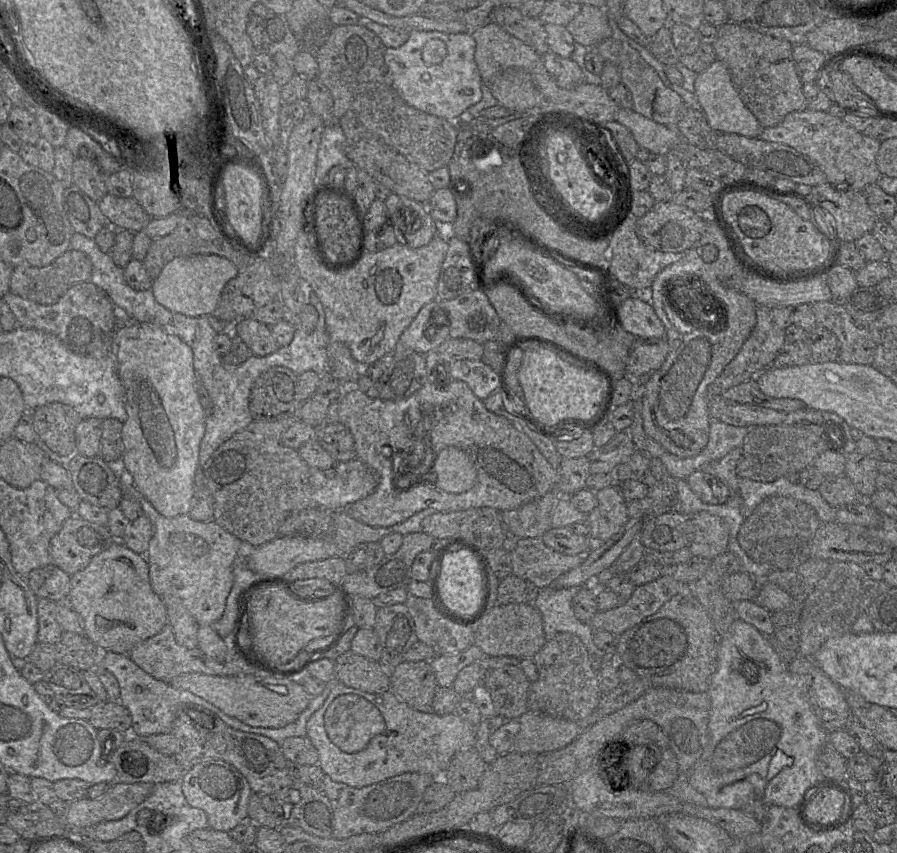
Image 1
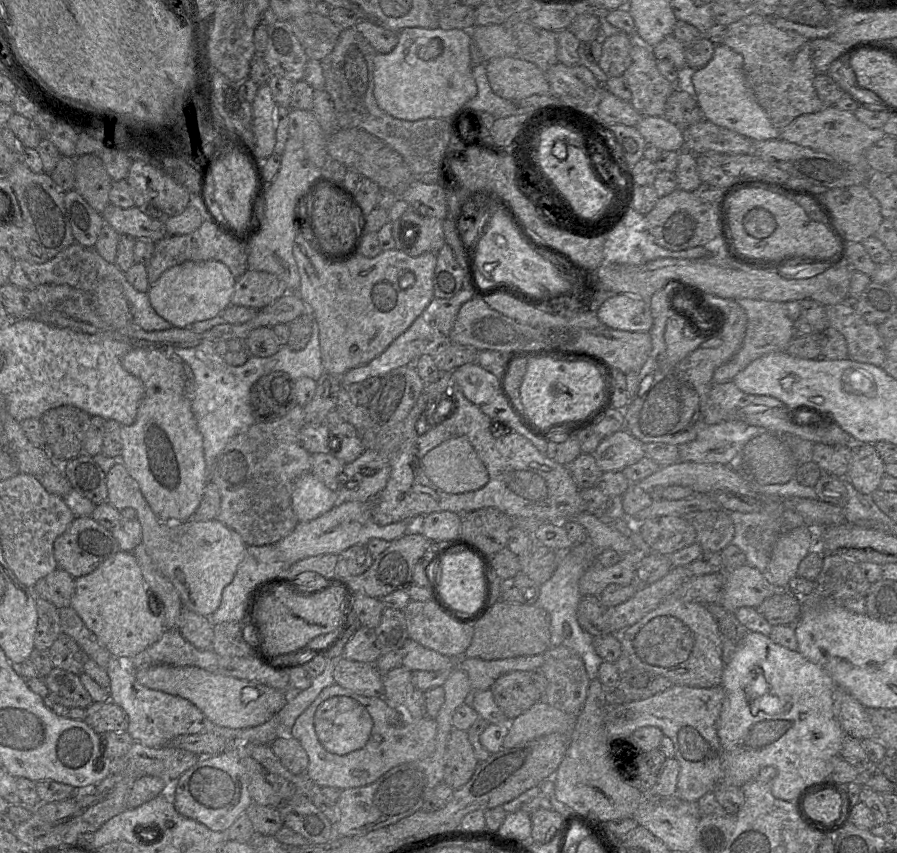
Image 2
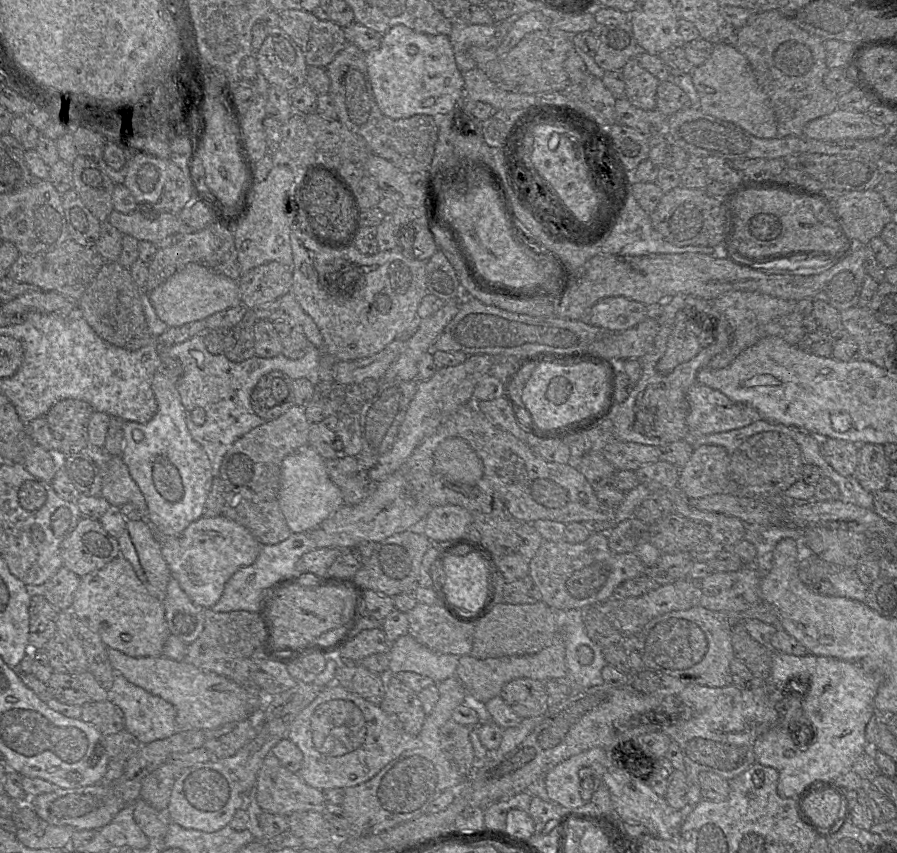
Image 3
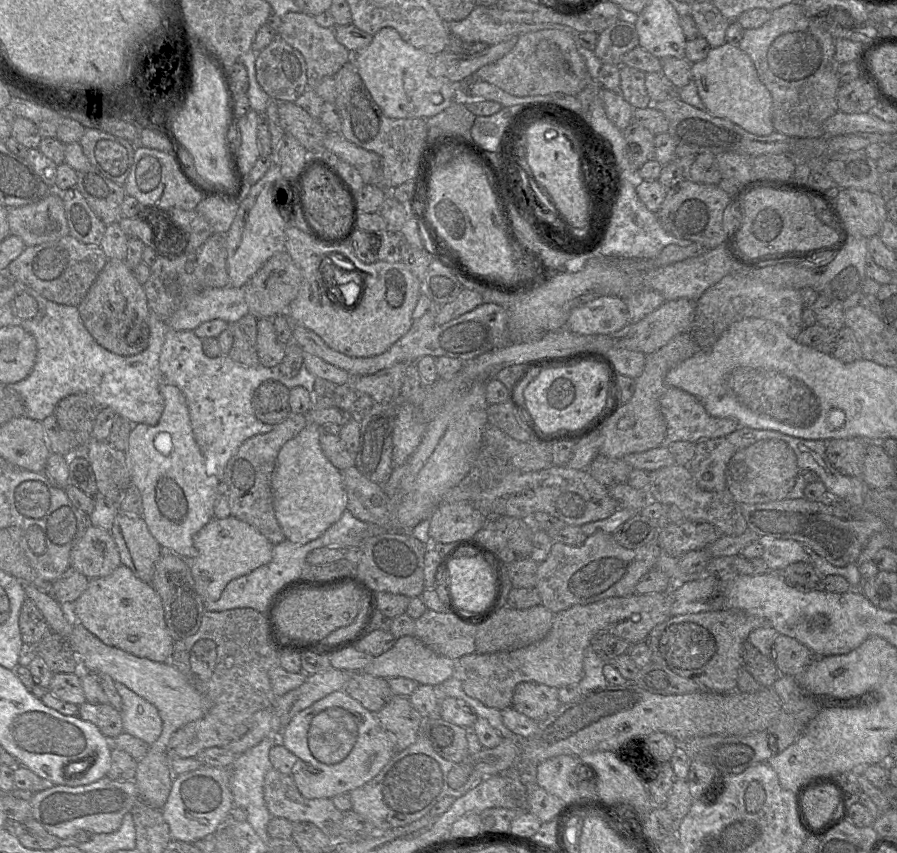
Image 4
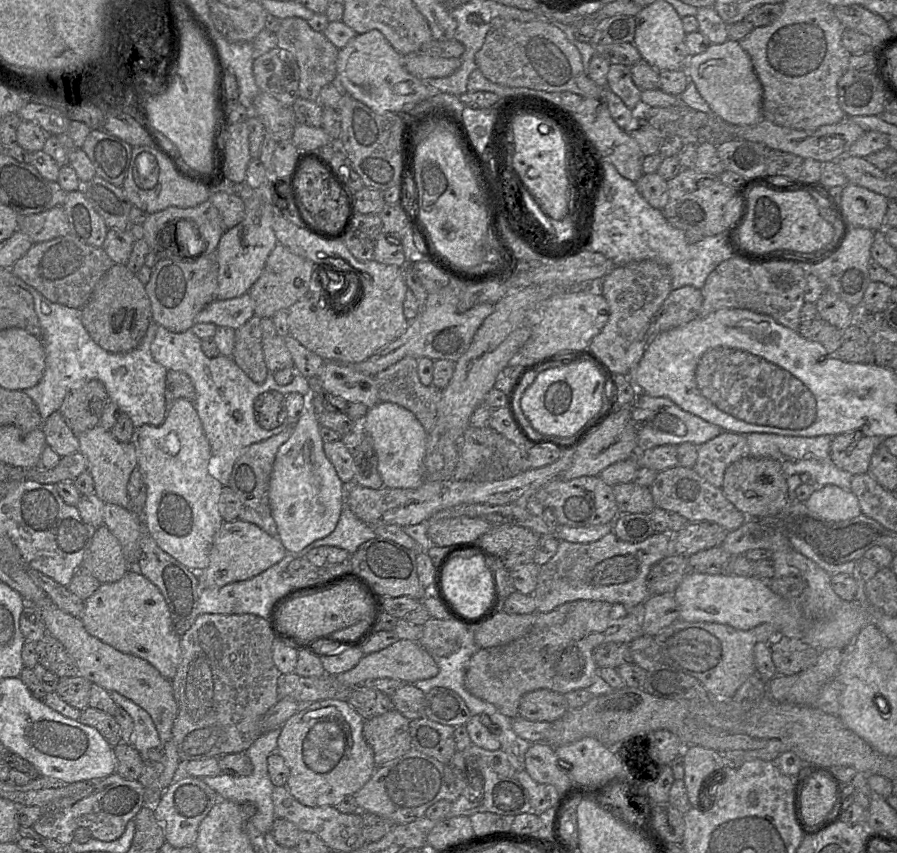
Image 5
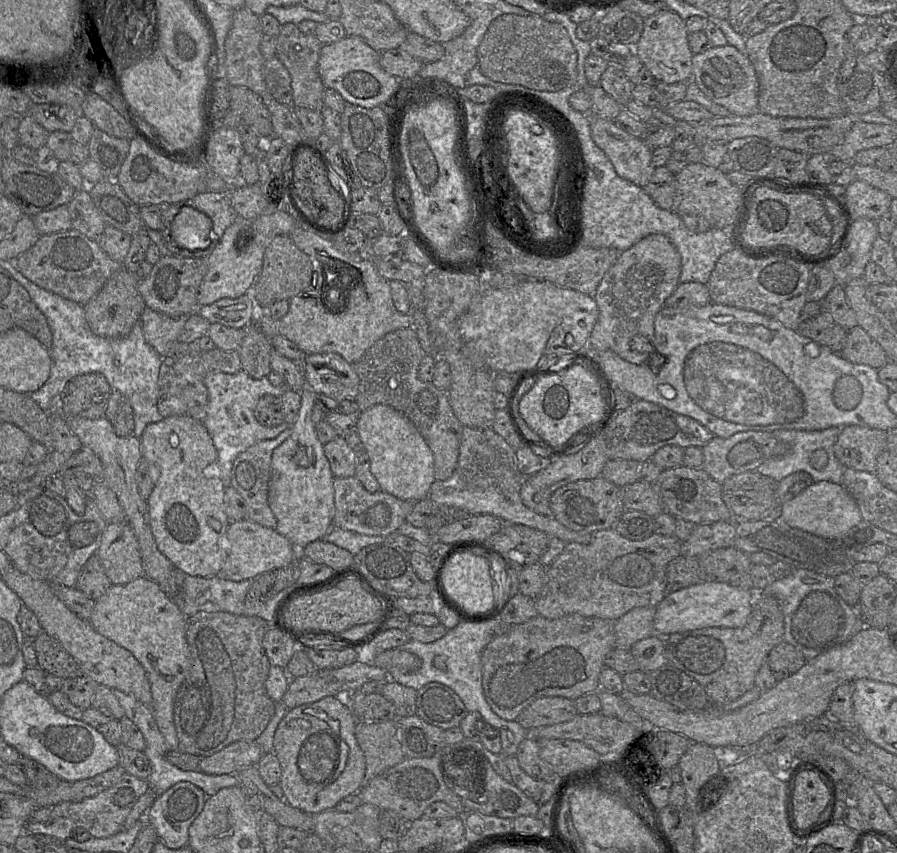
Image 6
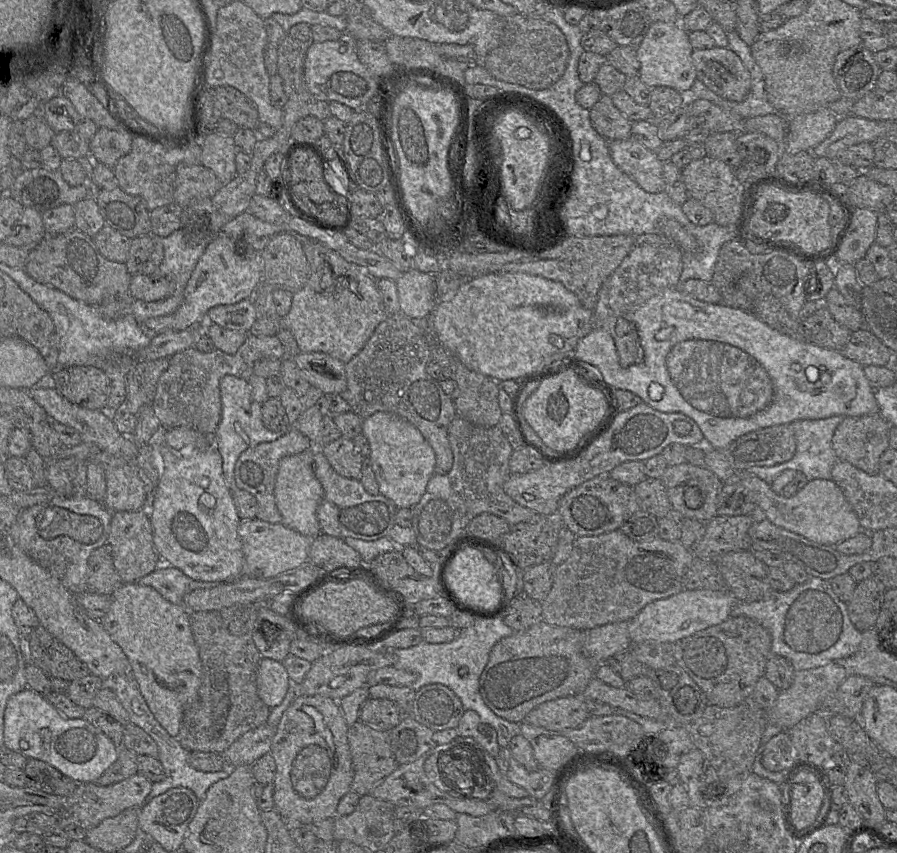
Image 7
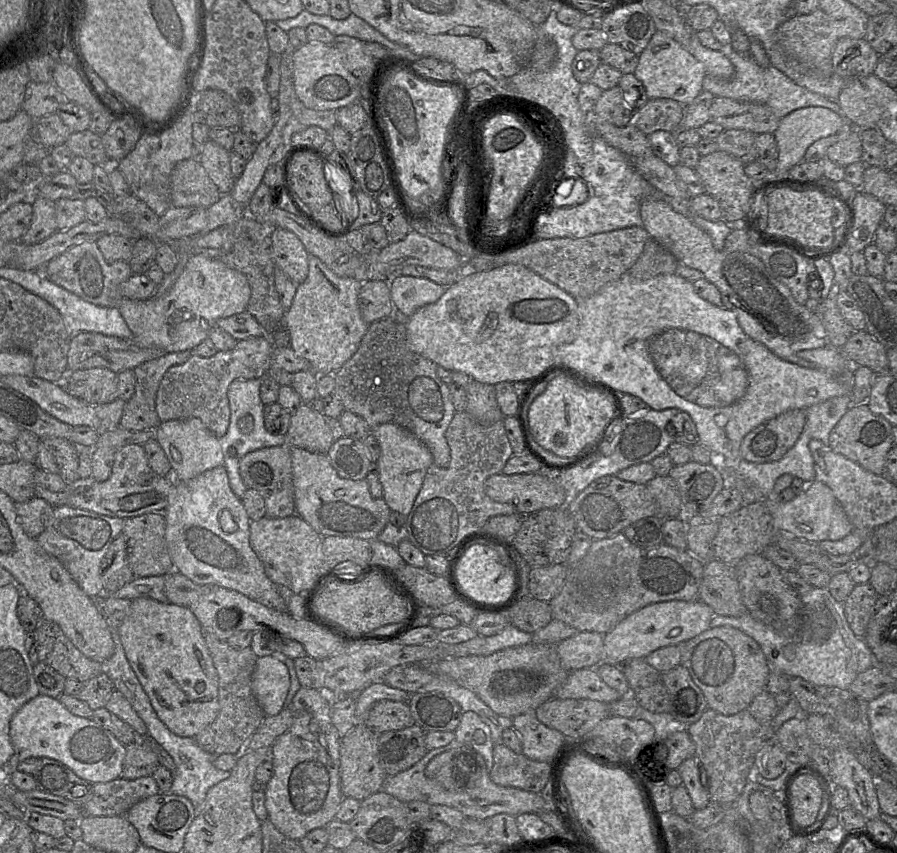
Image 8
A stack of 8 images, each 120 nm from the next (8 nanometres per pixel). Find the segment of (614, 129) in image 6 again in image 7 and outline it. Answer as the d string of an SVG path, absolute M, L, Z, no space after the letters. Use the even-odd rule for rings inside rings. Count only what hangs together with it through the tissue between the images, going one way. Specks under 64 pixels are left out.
M634 138L609 141L608 148L616 166L639 187L649 193L665 191L663 162L654 152Z

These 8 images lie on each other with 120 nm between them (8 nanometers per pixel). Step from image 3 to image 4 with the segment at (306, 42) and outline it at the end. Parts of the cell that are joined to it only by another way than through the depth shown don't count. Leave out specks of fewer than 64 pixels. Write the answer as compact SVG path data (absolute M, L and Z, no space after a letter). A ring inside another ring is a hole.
M289 12L281 18L278 36L297 49L304 57L309 89L315 90L324 77L334 76L352 59L352 53L336 40L334 29L320 26L315 16L304 12Z

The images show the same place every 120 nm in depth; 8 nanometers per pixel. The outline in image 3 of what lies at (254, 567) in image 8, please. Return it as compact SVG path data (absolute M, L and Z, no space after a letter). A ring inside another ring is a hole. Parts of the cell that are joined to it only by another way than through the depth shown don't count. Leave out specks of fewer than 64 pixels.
M160 369L153 377L152 389L157 402L157 412L145 424L124 422L124 446L121 458L145 498L147 521L162 534L179 536L188 525L203 516L204 505L214 478L213 469L206 452L193 439L188 429L186 411L175 380L165 370Z

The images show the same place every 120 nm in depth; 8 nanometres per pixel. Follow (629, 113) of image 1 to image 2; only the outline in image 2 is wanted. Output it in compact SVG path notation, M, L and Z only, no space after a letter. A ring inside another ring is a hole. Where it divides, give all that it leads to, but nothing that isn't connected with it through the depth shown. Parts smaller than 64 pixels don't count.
M643 116L636 128L646 142L650 142L664 151L685 149L683 128L670 122L664 116Z

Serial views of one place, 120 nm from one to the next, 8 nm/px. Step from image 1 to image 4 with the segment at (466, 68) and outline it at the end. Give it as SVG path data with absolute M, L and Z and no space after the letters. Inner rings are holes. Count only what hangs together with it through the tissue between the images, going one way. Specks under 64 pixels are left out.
M391 27L380 29L371 43L353 54L353 63L383 114L389 118L428 119L444 109L453 101L457 83L446 77L435 77L429 73L430 55L405 42Z

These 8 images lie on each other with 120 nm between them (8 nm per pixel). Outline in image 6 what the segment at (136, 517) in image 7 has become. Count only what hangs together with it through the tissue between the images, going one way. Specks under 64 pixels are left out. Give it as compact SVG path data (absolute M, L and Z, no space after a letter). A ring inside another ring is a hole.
M126 520L108 522L96 556L112 585L144 576L139 543Z

